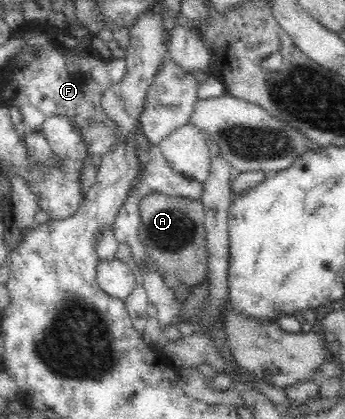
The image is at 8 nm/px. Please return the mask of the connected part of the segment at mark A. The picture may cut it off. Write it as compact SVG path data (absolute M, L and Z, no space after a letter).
M152 193L144 196L139 202L139 236L145 246L147 256L156 264L167 287L175 292L178 301L183 302L184 295L194 289L200 282L207 279L208 274L208 247L206 247L207 232L204 230L205 212L199 199L170 196L167 194Z

